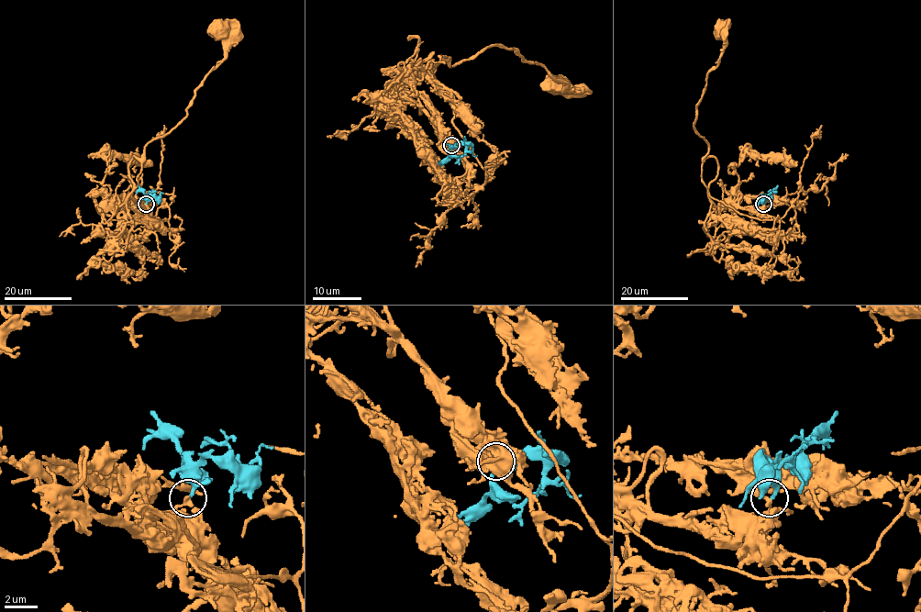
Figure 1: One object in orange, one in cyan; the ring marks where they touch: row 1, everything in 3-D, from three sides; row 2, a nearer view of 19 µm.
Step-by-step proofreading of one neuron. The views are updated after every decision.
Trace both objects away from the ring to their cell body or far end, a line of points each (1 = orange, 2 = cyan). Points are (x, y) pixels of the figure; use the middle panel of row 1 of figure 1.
1: (451, 146), (407, 95), (405, 83), (438, 56), (451, 67), (504, 46), (565, 83), (561, 91), (553, 85)
2: (451, 146), (463, 143), (465, 146), (465, 153), (455, 162)

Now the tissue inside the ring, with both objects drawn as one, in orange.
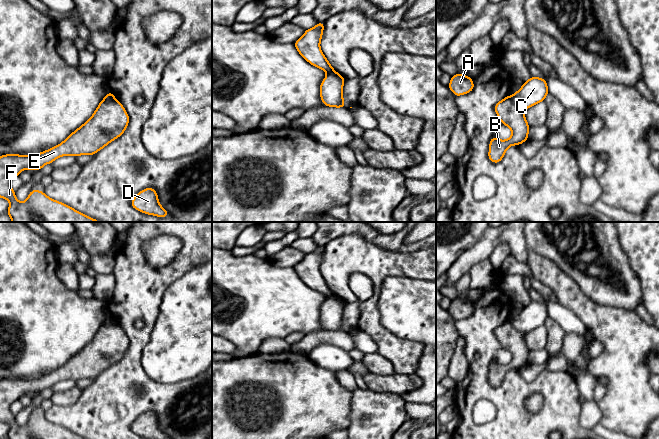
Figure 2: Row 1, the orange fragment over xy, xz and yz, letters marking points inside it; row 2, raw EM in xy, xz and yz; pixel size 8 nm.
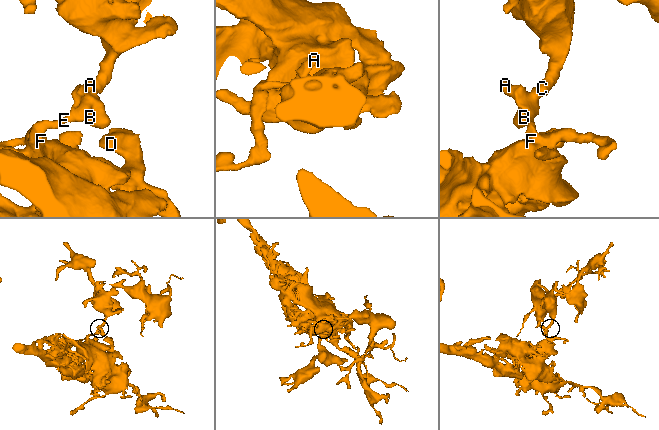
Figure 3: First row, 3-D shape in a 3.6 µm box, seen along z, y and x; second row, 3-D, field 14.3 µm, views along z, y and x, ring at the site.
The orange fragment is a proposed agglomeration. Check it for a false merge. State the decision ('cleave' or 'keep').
cleave

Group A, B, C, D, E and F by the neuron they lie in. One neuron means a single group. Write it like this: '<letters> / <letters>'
A B D E F / C

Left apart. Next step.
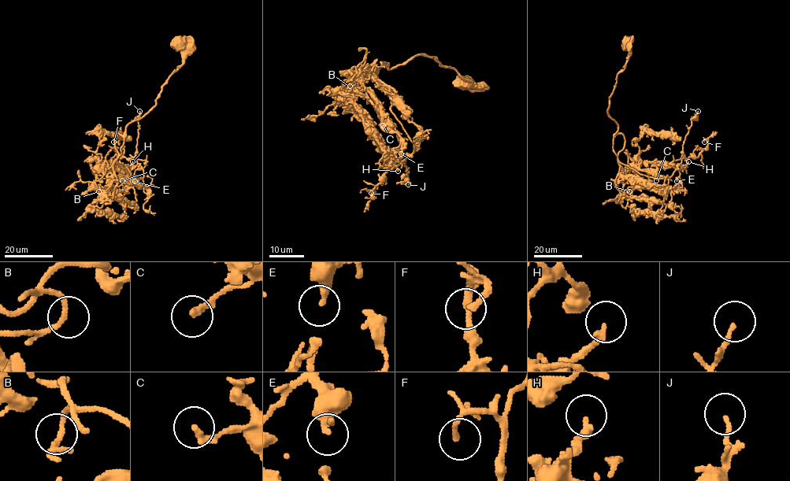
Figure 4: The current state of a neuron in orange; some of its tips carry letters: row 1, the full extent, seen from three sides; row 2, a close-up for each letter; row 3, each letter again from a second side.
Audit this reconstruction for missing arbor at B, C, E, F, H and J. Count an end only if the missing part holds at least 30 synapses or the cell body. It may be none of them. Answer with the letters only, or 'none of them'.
none of them

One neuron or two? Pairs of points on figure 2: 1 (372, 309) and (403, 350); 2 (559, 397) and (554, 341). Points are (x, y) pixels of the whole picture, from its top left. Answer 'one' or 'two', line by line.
1: one
2: two

